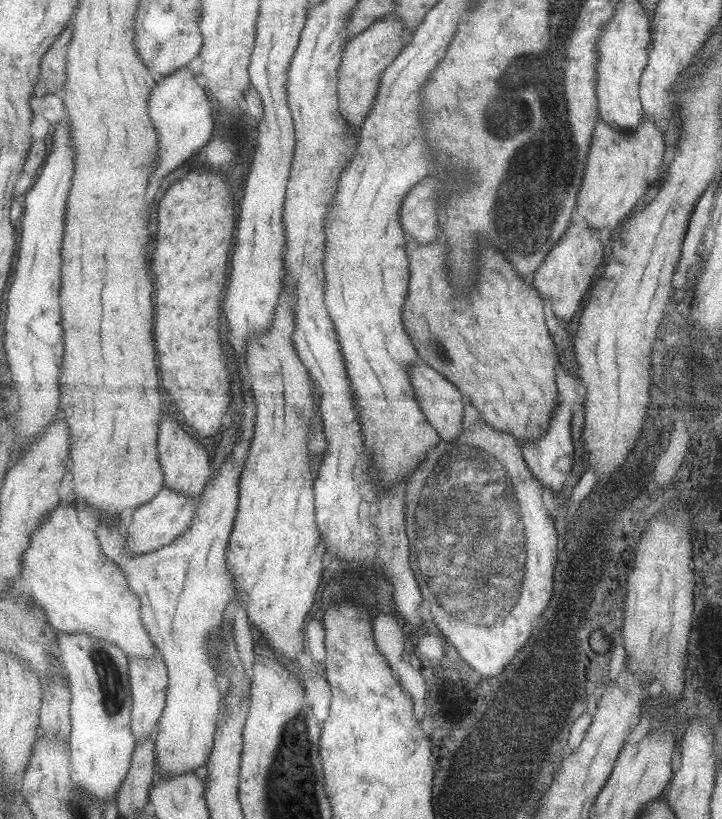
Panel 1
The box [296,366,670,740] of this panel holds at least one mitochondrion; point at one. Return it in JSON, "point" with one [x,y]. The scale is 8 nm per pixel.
{"point":[457,503]}

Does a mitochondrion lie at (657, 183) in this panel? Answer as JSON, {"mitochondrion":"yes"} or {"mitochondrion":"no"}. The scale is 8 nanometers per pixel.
{"mitochondrion":"no"}

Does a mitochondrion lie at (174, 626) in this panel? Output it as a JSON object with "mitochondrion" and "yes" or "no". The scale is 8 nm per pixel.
{"mitochondrion":"no"}

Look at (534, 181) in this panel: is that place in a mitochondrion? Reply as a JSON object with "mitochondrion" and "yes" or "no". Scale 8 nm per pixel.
{"mitochondrion":"yes"}

